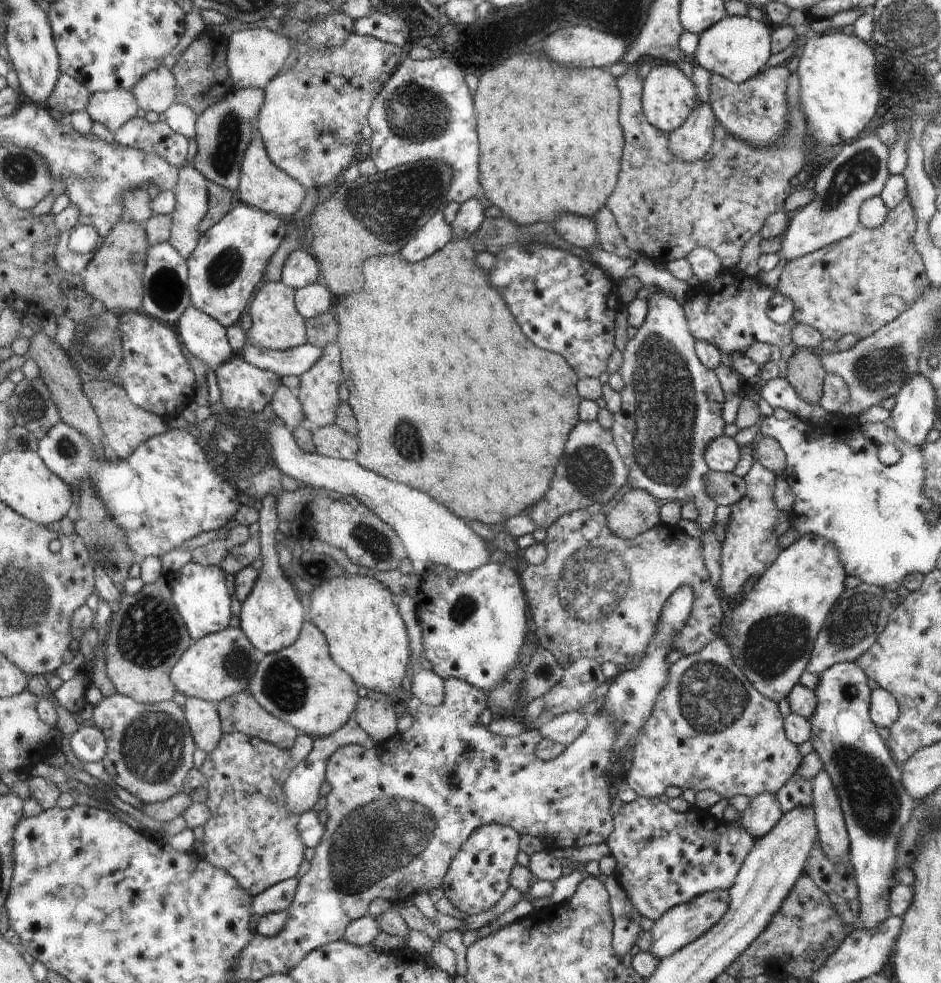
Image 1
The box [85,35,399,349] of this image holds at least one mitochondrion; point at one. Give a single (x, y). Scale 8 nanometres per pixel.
(230, 131)

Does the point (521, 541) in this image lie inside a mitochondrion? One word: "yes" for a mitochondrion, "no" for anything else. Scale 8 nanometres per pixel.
no

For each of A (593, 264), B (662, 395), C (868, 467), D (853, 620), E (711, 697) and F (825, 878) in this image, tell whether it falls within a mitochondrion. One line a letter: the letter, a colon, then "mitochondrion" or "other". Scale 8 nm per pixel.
A: other
B: mitochondrion
C: other
D: mitochondrion
E: mitochondrion
F: other

